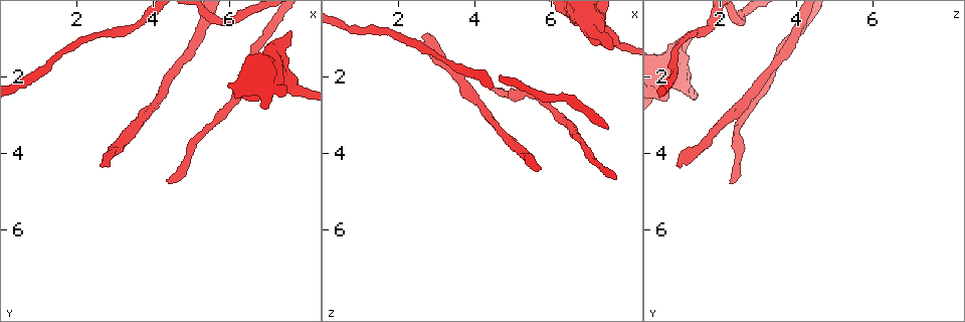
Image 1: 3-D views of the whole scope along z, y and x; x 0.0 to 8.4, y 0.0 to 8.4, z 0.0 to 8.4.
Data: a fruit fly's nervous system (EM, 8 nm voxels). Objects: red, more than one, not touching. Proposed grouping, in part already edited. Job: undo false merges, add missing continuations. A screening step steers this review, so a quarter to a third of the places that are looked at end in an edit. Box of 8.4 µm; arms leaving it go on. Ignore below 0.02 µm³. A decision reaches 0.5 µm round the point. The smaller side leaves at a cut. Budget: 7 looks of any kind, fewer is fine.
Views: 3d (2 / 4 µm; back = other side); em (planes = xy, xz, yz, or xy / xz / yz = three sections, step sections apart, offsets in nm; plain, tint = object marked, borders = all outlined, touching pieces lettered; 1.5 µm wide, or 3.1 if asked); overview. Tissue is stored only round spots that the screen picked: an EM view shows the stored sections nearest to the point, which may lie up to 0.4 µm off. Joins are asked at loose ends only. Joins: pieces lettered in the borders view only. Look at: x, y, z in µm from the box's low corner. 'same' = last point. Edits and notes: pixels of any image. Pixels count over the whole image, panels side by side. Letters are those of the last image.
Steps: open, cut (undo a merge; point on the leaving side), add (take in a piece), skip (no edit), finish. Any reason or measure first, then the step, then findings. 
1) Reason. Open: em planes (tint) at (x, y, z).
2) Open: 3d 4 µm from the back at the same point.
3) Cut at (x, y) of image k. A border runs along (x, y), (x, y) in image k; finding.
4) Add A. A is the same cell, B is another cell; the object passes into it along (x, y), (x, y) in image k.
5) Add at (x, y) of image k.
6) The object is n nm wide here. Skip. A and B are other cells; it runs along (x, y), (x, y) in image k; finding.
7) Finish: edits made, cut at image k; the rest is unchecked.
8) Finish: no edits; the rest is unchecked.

Branch stops here. Open: 3d 4 µm at (2.70, 4.30, 0.90).

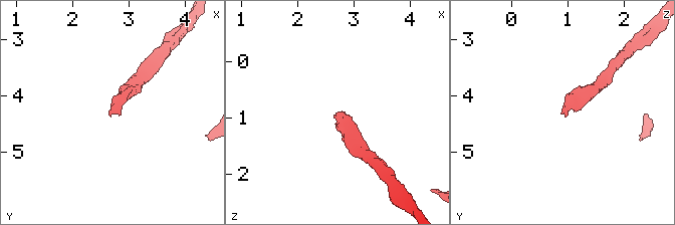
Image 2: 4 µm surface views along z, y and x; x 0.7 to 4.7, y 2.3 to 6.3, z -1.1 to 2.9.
Open: em planes (borders) at (2.70, 4.30, 0.90).

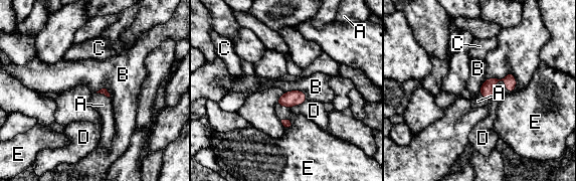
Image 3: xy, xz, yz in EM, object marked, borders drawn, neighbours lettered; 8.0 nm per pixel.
The longest contact is with B, 200 nm. Add A. A is the same cell, B, C, D and E are other cells; the object passes into it along (104, 89), (103, 94), (103, 105) in image 3; it goes on there.

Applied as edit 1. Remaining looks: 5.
Tapers out. Open: em yz step 8 (borders) at (4.45, 4.80, 2.30).

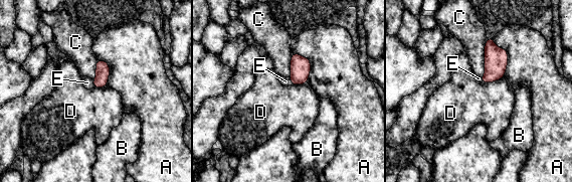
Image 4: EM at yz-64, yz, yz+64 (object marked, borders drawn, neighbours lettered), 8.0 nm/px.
Add E. E is the same cell, A, B, C and D are other cells; the object passes into it along (103, 68), (93, 83), (87, 82) in image 4; the neuron continues.

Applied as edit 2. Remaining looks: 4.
Redraw. Open: overview.

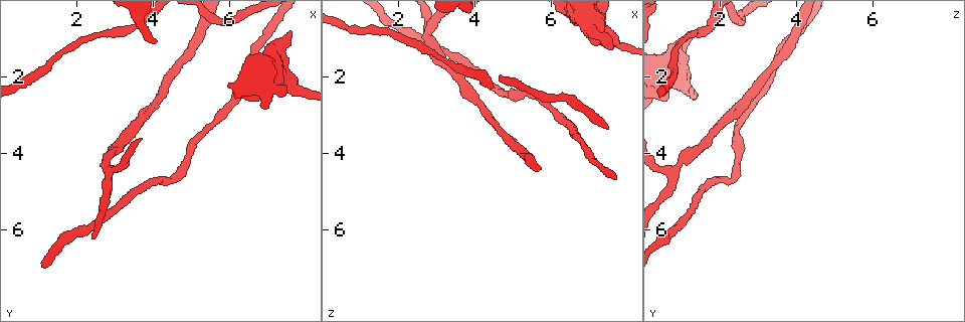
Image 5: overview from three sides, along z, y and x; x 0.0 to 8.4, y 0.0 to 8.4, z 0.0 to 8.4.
Branch stops here. Open: 3d 2 µm at (7.65, 0.85, 1.25).

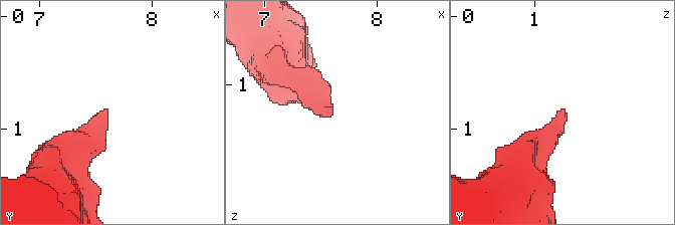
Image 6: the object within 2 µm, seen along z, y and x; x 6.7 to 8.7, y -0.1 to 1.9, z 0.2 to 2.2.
Open: em planes (borders) at (7.62, 0.84, 1.28).

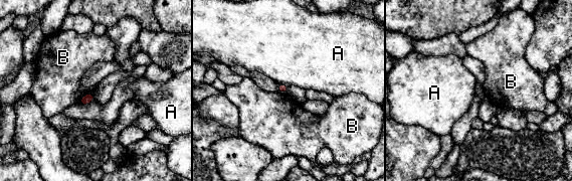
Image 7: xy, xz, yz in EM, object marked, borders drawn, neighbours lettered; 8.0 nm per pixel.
The longest contact is with B, 160 nm. Skip. A and B are other cells; no lettered piece goes on from it.

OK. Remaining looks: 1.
Finish: edits made, add at image 3, add at image 4; the rest is unchecked.

